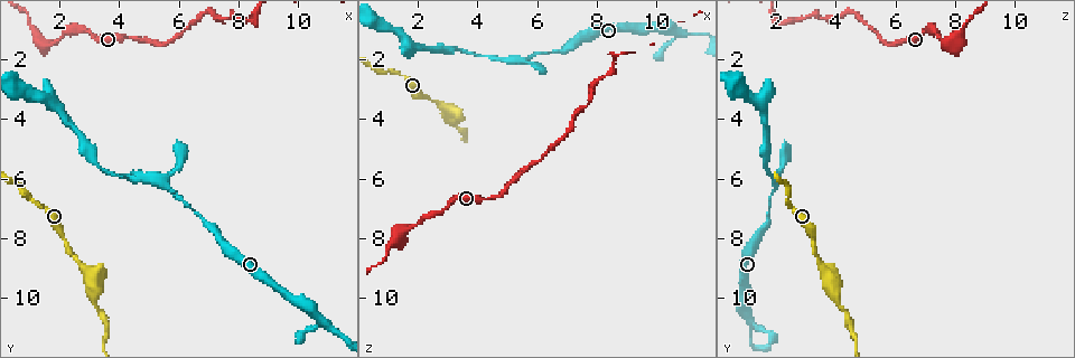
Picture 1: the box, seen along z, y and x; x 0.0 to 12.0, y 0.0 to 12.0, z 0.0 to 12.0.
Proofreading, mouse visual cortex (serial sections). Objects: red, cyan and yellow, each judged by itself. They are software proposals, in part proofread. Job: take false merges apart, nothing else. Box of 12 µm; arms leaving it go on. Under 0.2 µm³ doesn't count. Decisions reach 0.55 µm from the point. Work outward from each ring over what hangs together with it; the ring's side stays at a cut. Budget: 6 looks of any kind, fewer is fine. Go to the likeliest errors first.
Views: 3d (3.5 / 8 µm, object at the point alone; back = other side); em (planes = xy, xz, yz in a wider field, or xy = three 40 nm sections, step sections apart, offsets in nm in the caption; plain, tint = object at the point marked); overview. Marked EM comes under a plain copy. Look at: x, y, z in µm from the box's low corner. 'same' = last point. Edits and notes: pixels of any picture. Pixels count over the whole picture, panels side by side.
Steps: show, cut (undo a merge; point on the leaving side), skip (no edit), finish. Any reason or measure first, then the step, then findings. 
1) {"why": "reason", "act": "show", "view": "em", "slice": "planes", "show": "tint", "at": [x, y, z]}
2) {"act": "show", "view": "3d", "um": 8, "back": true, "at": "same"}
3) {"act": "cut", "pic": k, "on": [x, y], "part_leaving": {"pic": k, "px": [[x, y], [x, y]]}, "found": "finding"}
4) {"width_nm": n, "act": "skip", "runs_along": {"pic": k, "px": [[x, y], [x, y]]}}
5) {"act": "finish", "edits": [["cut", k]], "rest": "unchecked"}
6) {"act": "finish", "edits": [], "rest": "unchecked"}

{"why": "sudden change in width", "act": "show", "view": "3d", "um": 8, "at": [5.8, 6.4, 1.9]}

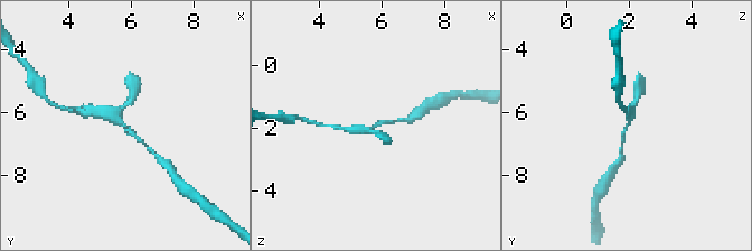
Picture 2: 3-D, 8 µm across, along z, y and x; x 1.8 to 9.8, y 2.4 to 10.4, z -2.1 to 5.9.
{"why": "shape alone is not enough", "act": "show", "view": "em", "slice": "planes", "show": "tint", "at": [5.8, 6.4, 2.0]}

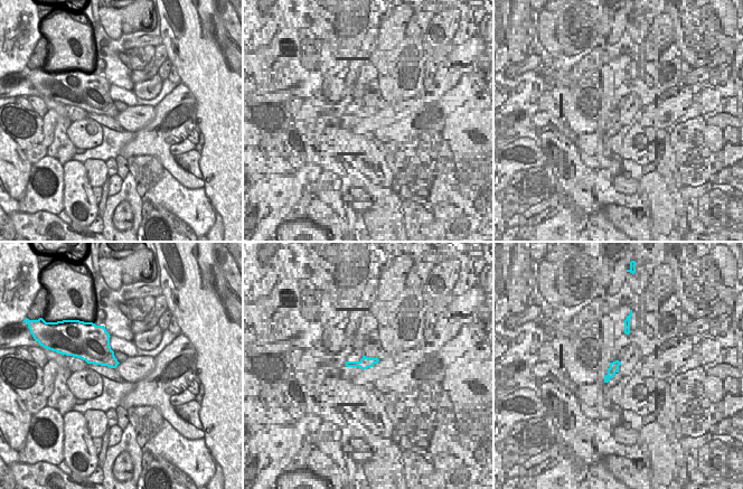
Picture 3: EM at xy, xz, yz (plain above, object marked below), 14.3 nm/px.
{"act": "skip", "runs_along": {"pic": 2, "px": [[147, 147], [110, 113], [96, 110]]}, "found": "continuous, no second cell"}

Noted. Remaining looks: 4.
{"why": "thin neck", "act": "show", "view": "3d", "um": 8, "at": [2.4, 8.5, 3.3]}

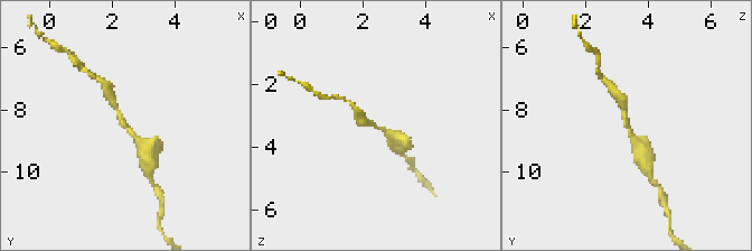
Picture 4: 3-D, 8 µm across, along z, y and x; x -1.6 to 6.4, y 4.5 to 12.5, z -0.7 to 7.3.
{"act": "show", "view": "em", "slice": "xy", "step": 1, "show": "tint", "at": [2.4, 8.5, 3.4]}

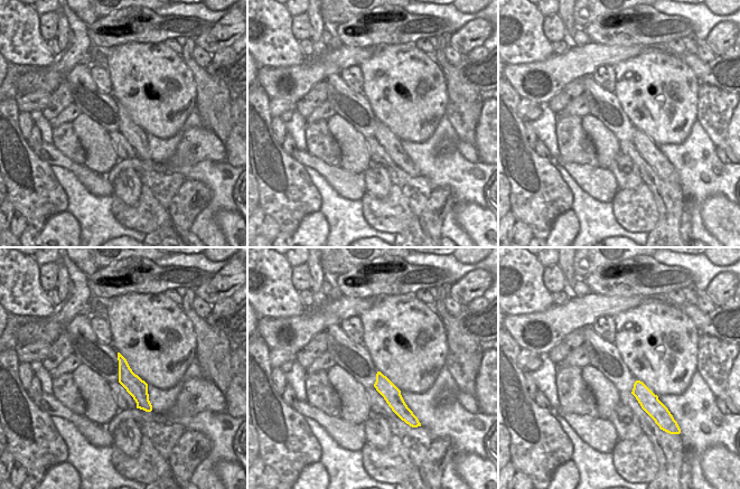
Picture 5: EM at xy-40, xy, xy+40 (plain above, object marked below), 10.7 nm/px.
{"width_nm": 190, "act": "skip", "runs_along": {"pic": 4, "px": [[111, 98], [121, 120], [146, 148]]}, "found": "one cell here"}

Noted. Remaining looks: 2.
{"act": "finish", "edits": [], "rest": "unchecked"}

